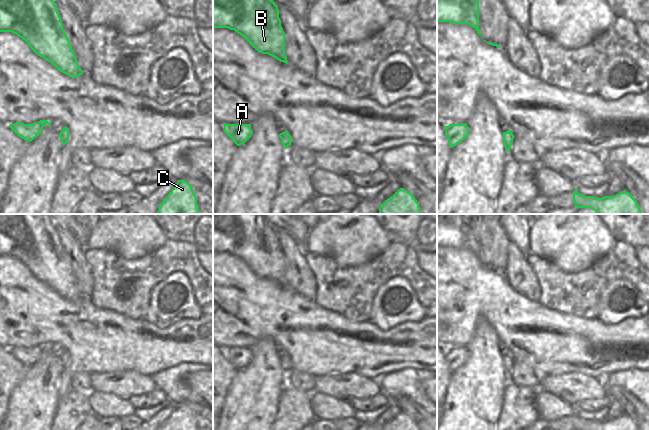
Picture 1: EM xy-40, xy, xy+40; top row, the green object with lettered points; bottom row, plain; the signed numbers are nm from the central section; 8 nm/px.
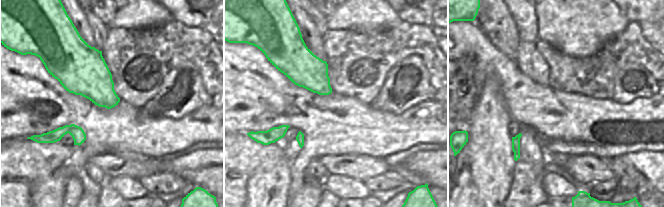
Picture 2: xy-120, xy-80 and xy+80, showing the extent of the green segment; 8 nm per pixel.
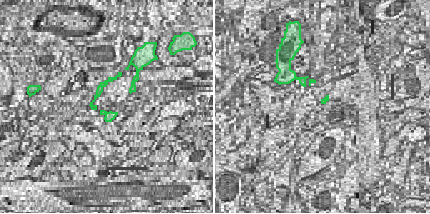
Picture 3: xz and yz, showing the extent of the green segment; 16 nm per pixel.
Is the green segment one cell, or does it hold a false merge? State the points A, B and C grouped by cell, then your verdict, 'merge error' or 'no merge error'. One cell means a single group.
A B C; no merge error

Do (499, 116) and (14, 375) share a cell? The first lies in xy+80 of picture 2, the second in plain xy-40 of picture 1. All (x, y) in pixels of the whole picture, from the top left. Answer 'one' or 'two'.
two

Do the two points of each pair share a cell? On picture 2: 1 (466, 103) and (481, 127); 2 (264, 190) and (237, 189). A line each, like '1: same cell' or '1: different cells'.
1: different cells
2: different cells

